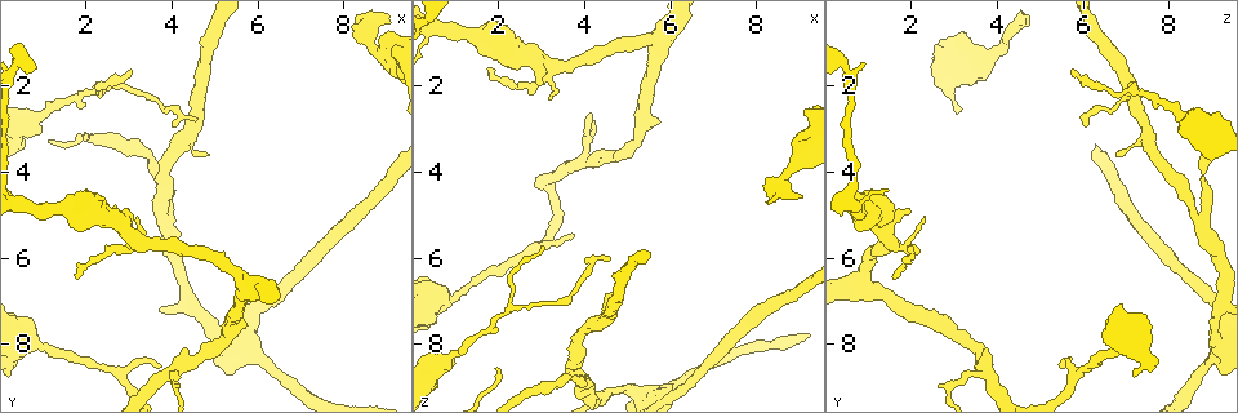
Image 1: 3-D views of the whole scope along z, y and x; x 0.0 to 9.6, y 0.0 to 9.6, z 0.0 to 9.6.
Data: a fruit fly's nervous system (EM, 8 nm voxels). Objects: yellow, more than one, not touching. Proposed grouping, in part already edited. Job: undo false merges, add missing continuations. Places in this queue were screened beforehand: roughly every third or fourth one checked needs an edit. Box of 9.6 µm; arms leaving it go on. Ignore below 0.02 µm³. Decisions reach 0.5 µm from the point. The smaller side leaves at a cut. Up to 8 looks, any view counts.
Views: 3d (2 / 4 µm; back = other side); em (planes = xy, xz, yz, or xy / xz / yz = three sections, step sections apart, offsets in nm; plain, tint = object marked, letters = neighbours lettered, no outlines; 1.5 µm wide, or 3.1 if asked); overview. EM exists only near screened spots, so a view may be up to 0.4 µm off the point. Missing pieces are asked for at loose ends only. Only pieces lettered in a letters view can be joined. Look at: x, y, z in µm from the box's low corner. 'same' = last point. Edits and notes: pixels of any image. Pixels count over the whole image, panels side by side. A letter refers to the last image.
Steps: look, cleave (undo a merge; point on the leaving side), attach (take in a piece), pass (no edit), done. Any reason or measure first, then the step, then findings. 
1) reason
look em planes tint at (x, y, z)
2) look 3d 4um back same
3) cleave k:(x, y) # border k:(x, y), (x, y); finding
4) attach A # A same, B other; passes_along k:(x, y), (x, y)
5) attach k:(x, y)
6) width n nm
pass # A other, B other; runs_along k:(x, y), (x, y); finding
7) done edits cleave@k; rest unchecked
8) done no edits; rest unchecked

side arm on a straight run
look 3d 2um at (3.80, 5.25, 8.70)

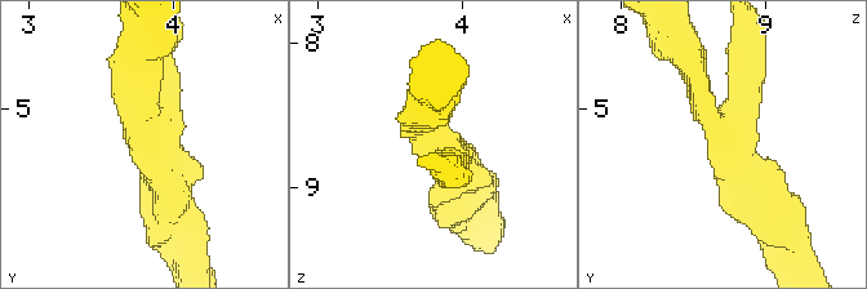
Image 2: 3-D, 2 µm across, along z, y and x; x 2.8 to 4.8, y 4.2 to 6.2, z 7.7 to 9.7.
arms 3; arm_widths 220, 220, 260 nm; shape alone is not enough
look em xy step 8 tint at (3.86, 5.20, 8.76)

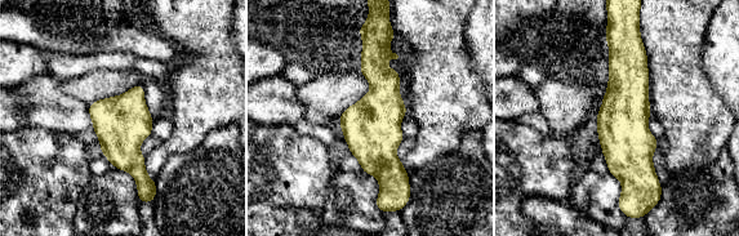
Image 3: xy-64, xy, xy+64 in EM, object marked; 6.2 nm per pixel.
look em planes letters same

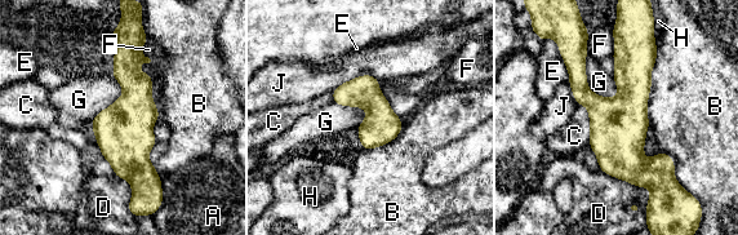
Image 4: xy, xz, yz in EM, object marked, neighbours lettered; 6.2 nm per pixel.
width 360 nm
pass # A other, B other, C other, D other, E other, F other, G other, H other, J other; one cell here

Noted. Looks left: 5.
sharp bend
look 3d 2um at (4.10, 9.10, 2.90)

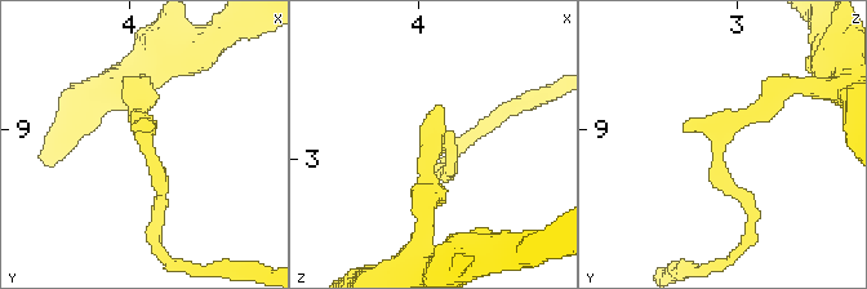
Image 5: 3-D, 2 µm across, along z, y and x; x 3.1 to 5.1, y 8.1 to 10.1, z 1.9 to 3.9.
look em xy step 4 tint at (4.10, 9.10, 2.86)

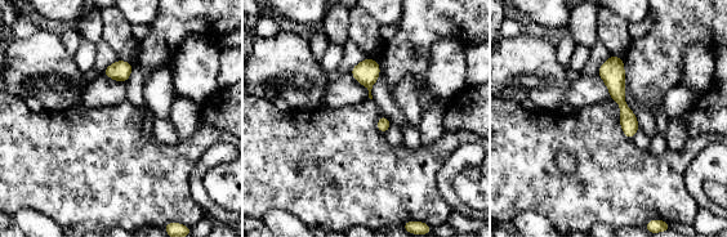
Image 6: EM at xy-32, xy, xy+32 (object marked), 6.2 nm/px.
look em planes letters same

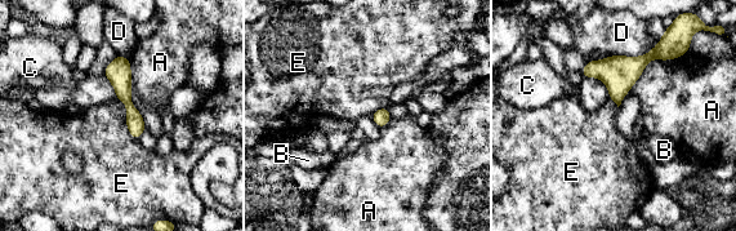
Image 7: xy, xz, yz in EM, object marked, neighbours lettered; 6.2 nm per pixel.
longest_contact A 440 nm
pass # A other, B other, C other, D other, E other; runs_along 7:(681, 50), (584, 74); all the same cell

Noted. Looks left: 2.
done no edits; rest unchecked

